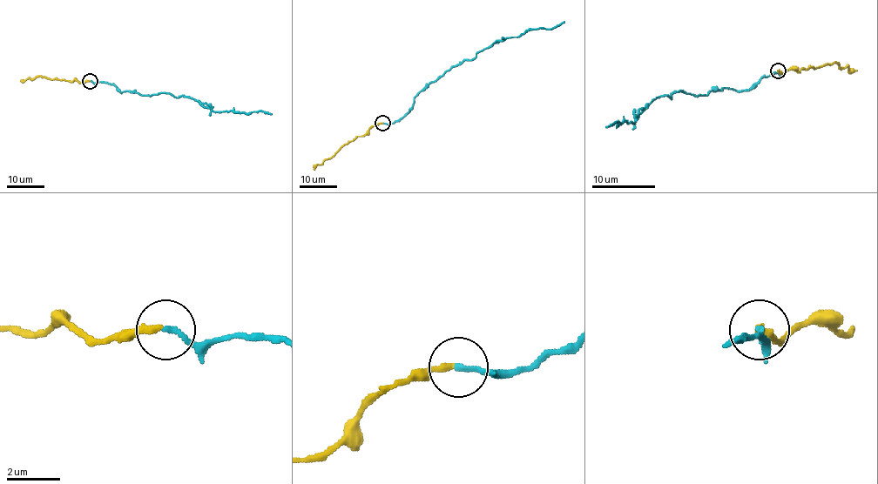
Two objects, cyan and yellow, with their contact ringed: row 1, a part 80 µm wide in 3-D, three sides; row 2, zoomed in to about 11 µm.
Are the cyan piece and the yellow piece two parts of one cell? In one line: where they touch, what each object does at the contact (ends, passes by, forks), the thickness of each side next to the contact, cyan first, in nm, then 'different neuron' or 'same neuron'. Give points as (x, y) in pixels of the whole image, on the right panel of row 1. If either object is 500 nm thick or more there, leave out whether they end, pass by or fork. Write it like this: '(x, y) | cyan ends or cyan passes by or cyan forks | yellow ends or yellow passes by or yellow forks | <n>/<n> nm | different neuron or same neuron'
(778, 70) | cyan ends | yellow ends | 190/240 nm | different neuron

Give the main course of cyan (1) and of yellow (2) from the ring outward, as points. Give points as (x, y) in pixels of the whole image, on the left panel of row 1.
1: (90, 81), (112, 84), (121, 92), (187, 96), (212, 111), (251, 114), (264, 111), (271, 114)
2: (89, 81), (38, 77), (22, 80)

